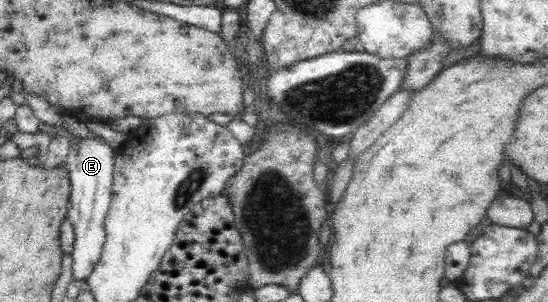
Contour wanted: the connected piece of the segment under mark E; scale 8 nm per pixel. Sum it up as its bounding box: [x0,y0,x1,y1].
[66,136,115,281]

